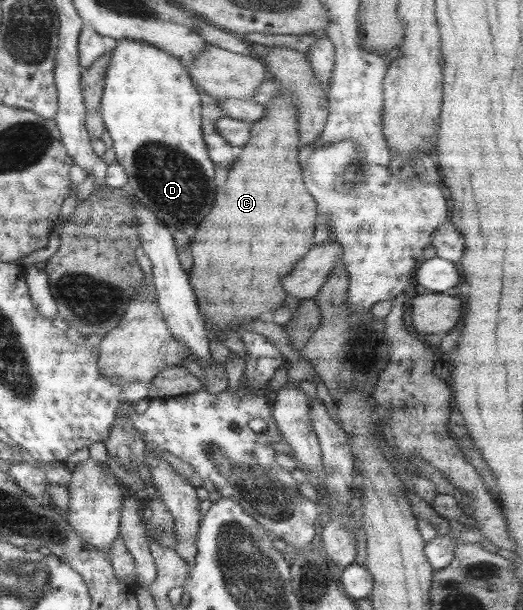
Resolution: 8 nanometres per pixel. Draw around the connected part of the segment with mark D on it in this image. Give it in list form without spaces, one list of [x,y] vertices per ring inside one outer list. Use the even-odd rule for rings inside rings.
[[[116,40],[116,46],[110,52],[110,62],[108,62],[108,68],[106,68],[104,74],[104,88],[100,106],[102,121],[104,121],[106,132],[108,132],[112,141],[114,141],[112,150],[114,150],[114,154],[117,157],[116,162],[119,166],[124,168],[128,176],[126,185],[122,187],[123,190],[128,191],[133,198],[139,201],[139,204],[142,204],[151,214],[154,214],[156,218],[160,218],[172,233],[176,232],[176,230],[184,232],[186,228],[194,228],[194,232],[196,232],[196,227],[201,224],[201,220],[204,218],[204,208],[206,208],[206,204],[212,204],[212,202],[214,202],[214,196],[216,196],[214,176],[217,166],[210,160],[206,142],[204,141],[201,128],[201,95],[195,88],[189,71],[183,66],[182,62],[178,60],[178,58],[174,58],[172,54],[166,54],[166,52],[160,50],[160,48],[144,44],[144,42],[138,42],[138,40]]]

